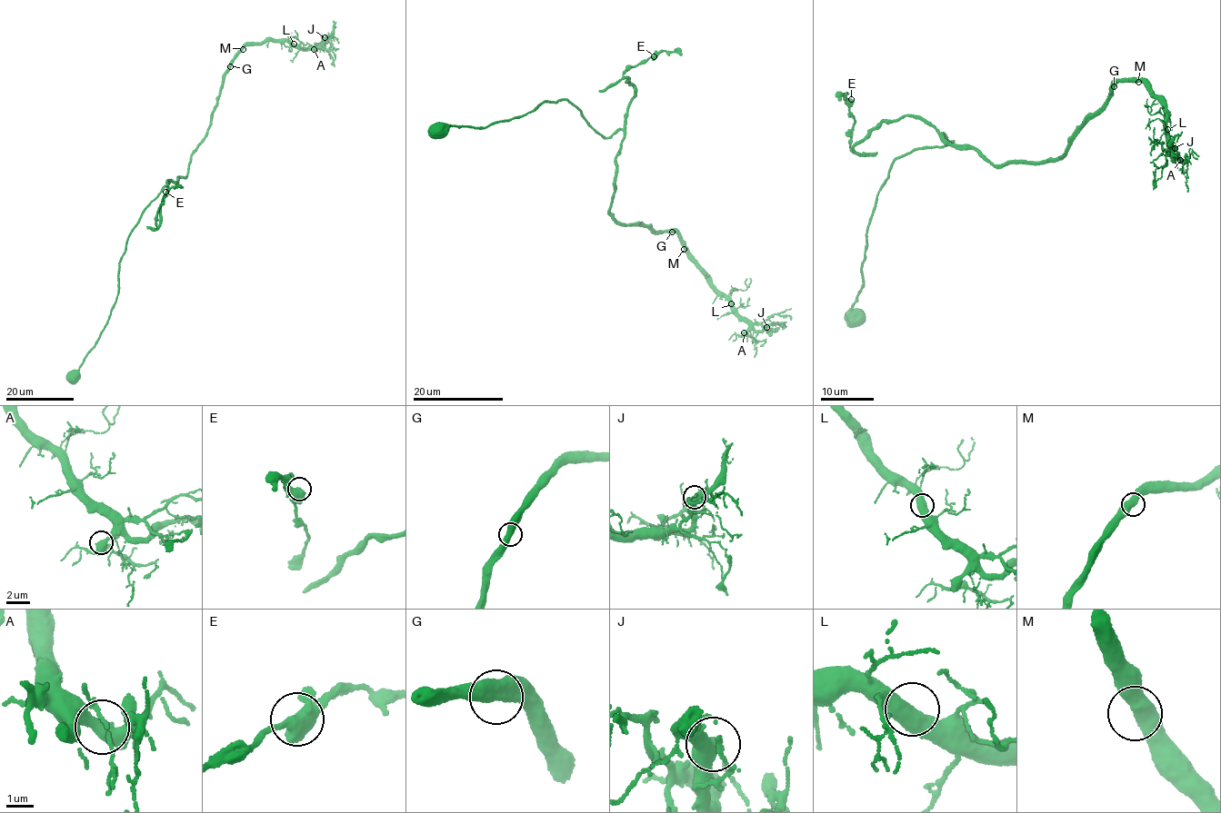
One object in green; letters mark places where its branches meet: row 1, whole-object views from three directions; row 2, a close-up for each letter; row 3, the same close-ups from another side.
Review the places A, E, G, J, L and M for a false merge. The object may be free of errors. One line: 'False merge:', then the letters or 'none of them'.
False merge: none of them

